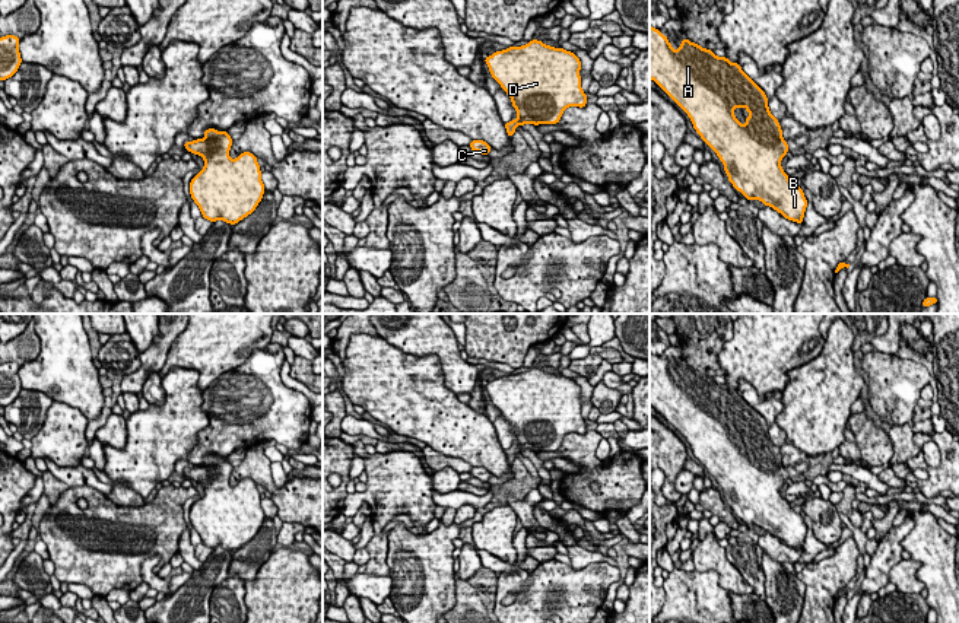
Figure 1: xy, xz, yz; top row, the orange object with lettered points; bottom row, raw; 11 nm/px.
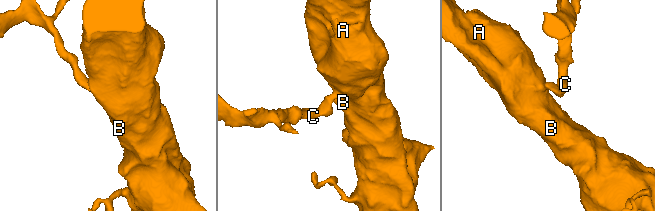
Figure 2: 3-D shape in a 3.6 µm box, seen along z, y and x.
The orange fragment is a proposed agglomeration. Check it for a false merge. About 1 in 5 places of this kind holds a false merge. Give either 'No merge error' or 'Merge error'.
No merge error

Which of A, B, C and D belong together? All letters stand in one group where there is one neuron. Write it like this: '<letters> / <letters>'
A B C D

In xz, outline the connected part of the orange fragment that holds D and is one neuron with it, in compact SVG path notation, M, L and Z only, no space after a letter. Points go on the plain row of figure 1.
M531 366L527 372L496 378L485 390L517 438L518 445L505 449L509 464L517 452L558 451L568 433L587 432L581 388L572 378Z

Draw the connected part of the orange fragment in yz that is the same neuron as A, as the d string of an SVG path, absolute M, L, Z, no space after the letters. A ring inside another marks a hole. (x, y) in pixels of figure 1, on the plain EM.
M650 352L650 406L688 441L696 460L723 489L728 508L737 518L749 528L759 527L785 546L803 552L807 527L781 495L788 471L782 465L779 448L769 439L765 419L739 390L717 384L688 365L674 378L669 365ZM737 433L744 433L750 441L744 444L744 452L733 439Z

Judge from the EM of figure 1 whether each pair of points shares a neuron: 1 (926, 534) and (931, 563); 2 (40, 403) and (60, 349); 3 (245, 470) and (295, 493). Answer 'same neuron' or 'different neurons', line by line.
1: same neuron
2: different neurons
3: same neuron

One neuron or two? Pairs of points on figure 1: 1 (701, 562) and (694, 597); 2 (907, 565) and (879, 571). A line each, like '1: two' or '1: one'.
1: two
2: two

